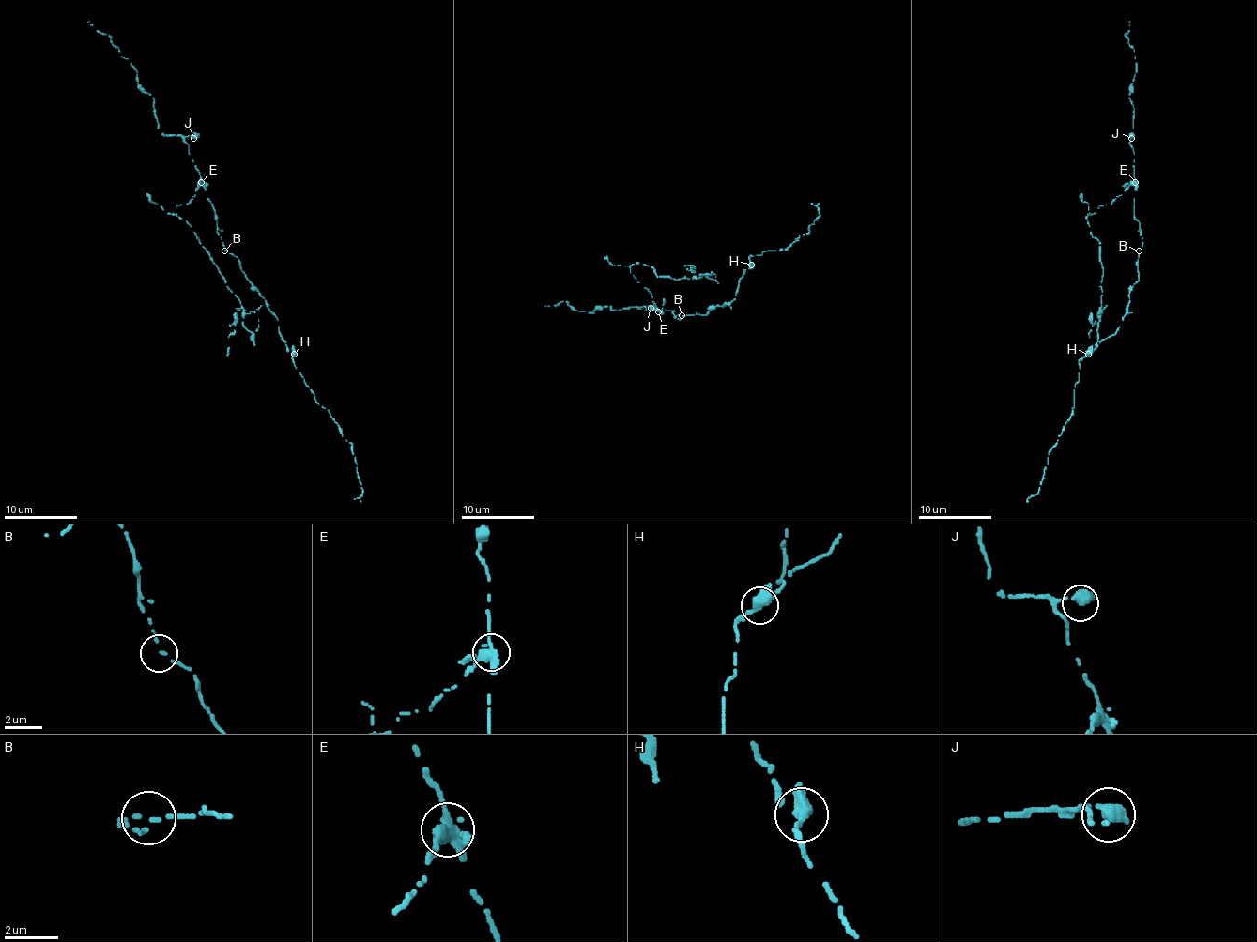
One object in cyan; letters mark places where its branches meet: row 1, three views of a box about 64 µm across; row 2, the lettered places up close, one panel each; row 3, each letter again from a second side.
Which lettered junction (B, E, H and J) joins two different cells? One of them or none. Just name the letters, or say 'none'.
E

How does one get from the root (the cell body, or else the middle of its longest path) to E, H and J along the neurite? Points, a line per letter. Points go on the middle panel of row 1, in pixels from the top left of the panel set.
E: (682, 315), (682, 319), (678, 319), (672, 310), (658, 311)
H: (682, 315), (705, 315), (716, 306), (728, 304), (736, 296), (740, 277), (751, 265)
J: (682, 315), (682, 319), (678, 319), (672, 310), (660, 311), (645, 310), (641, 306), (651, 308)

